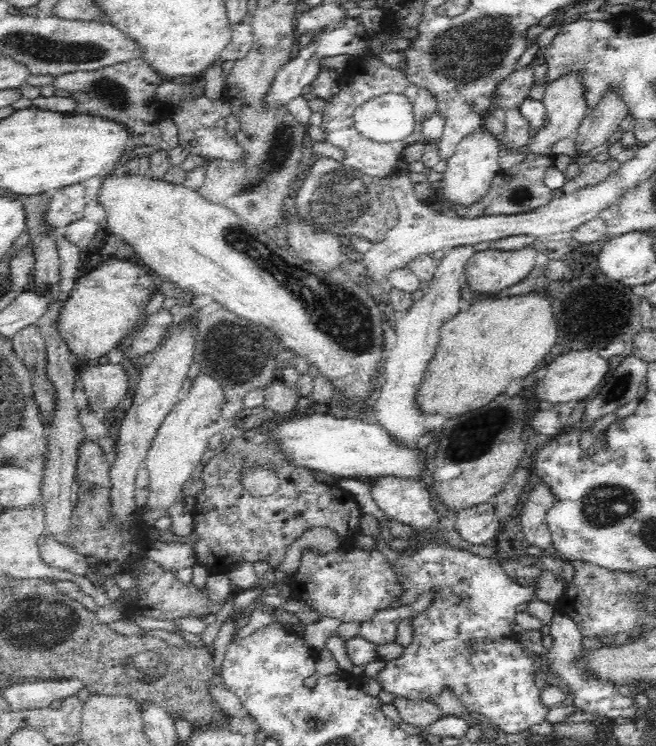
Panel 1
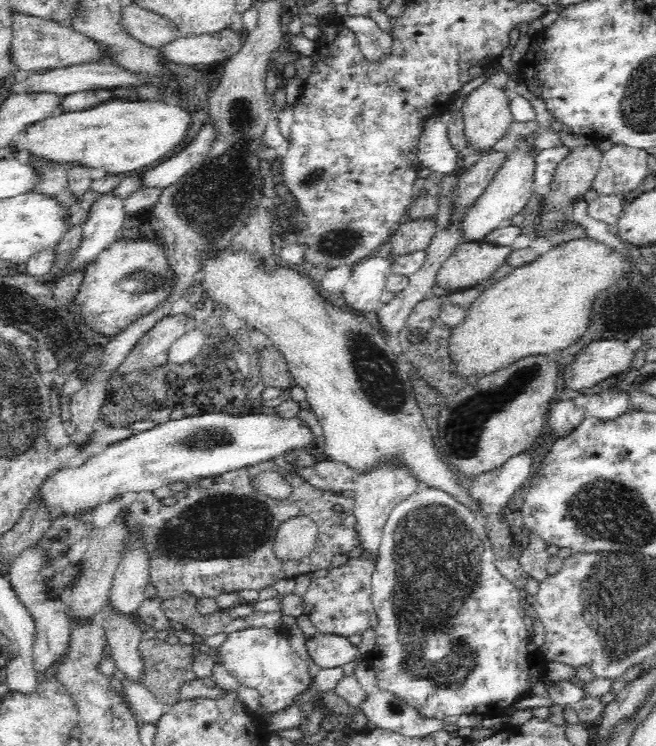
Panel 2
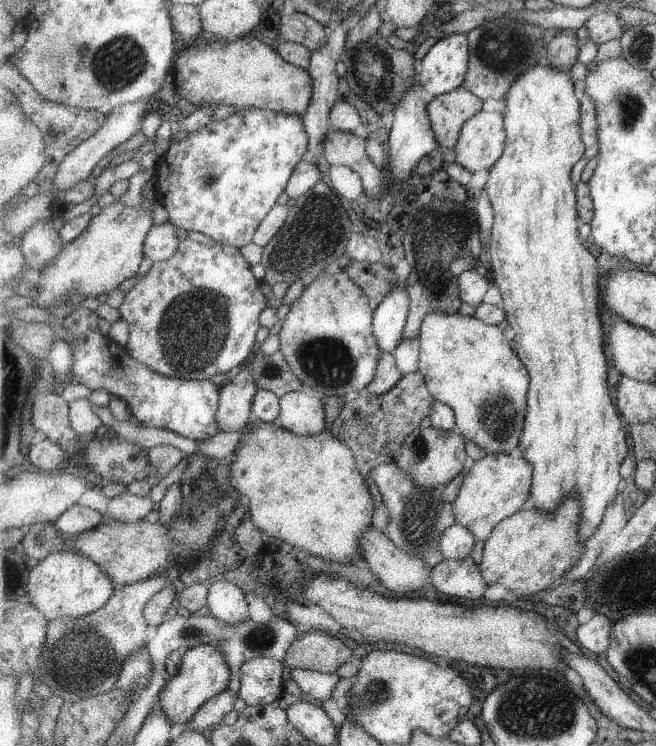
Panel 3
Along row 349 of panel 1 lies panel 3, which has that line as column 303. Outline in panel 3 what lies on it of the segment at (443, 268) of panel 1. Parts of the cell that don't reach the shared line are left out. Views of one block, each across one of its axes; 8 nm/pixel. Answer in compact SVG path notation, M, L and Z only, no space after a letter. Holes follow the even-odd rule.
M293 391L280 397L280 427L299 436L311 436L325 431L326 410L321 396Z

